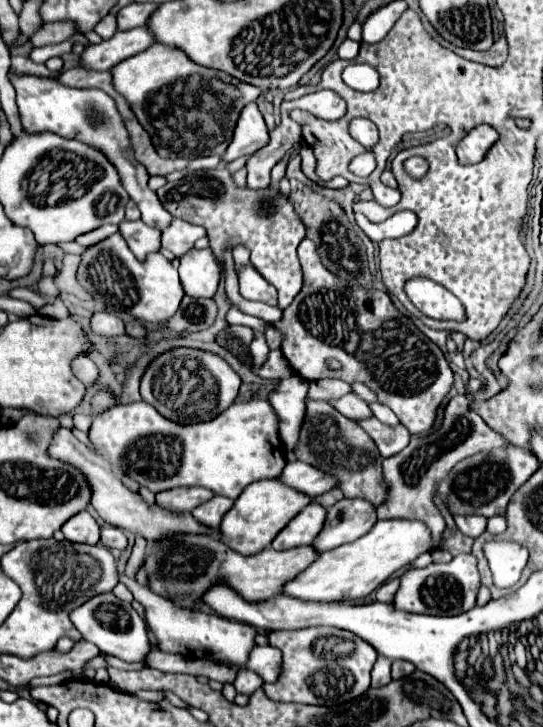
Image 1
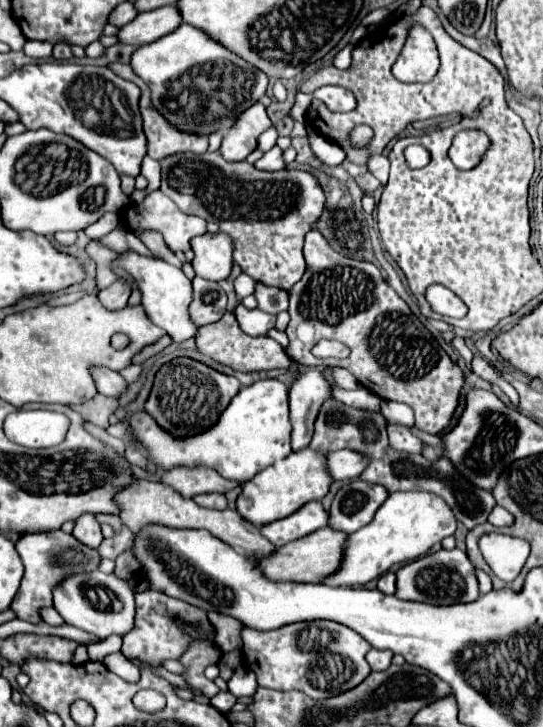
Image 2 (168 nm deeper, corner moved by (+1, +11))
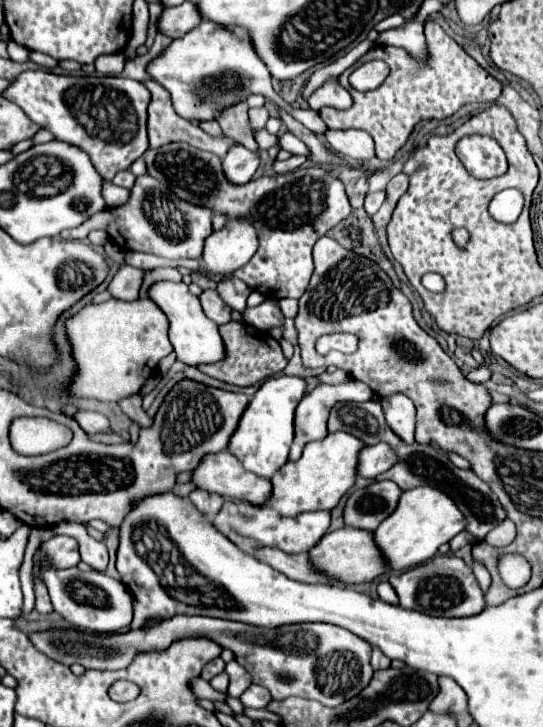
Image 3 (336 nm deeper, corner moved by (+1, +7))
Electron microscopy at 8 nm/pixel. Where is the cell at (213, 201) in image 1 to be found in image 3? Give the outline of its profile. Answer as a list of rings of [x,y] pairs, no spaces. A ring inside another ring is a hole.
[[[183,143],[149,149],[145,163],[149,175],[167,185],[177,197],[183,197],[193,205],[205,205],[215,213],[227,215],[229,219],[245,217],[253,223],[259,237],[259,249],[251,261],[233,275],[245,281],[253,291],[259,291],[271,299],[299,299],[305,293],[313,273],[311,249],[315,241],[351,213],[343,183],[319,167],[259,177],[245,185],[233,185],[225,177],[217,155]]]

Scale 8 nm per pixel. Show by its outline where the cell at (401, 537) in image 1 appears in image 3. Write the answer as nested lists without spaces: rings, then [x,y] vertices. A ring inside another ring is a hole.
[[[421,485],[403,491],[397,509],[389,515],[389,519],[381,521],[381,525],[373,531],[373,539],[377,549],[381,549],[389,571],[403,571],[433,557],[439,545],[449,543],[463,529],[465,517],[457,509],[455,501],[451,501],[451,497],[447,497],[443,491],[437,491],[429,485]]]

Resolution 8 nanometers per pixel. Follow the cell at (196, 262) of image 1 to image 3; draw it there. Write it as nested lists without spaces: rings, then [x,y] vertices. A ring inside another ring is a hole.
[[[245,219],[229,221],[221,231],[213,231],[205,239],[201,263],[209,275],[229,277],[243,267],[257,251],[257,235]]]

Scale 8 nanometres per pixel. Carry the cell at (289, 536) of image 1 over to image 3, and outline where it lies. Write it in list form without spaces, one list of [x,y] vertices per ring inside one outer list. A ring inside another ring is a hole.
[[[227,501],[217,513],[217,517],[213,519],[213,525],[227,539],[237,543],[245,553],[251,553],[255,547],[263,547],[263,545],[277,547],[285,553],[305,553],[327,533],[329,511],[311,511],[311,513],[301,513],[293,519],[287,519],[287,517],[277,517],[273,511],[261,509],[251,503]]]

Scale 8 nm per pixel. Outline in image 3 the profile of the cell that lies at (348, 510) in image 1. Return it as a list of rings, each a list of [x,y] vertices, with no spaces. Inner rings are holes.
[[[375,481],[365,489],[357,489],[349,495],[343,509],[345,525],[375,531],[377,525],[397,507],[399,495],[401,489],[393,481]]]

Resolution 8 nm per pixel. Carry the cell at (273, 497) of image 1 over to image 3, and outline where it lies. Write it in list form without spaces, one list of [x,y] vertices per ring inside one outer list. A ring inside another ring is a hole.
[[[343,431],[329,433],[321,441],[311,441],[305,445],[301,459],[287,461],[273,477],[271,487],[273,493],[269,501],[265,501],[261,507],[273,509],[281,517],[297,517],[305,511],[331,511],[339,499],[347,493],[347,489],[355,483],[355,465],[357,465],[357,453],[363,447],[363,443]]]

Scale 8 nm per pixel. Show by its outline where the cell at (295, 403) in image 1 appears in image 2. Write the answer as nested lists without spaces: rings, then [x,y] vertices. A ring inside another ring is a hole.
[[[305,369],[299,373],[289,393],[293,451],[305,449],[309,445],[319,407],[329,399],[333,399],[333,383],[321,373],[321,369]]]

